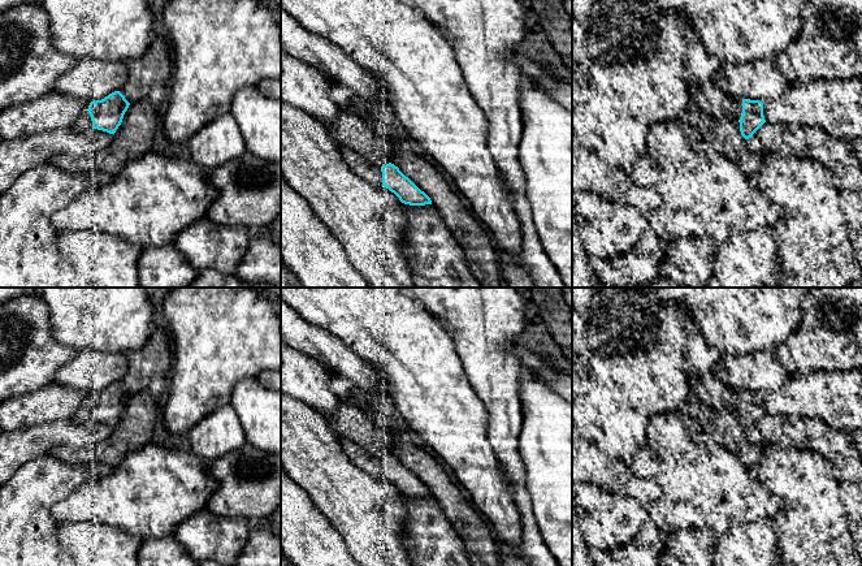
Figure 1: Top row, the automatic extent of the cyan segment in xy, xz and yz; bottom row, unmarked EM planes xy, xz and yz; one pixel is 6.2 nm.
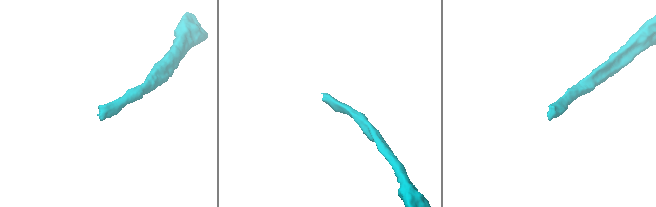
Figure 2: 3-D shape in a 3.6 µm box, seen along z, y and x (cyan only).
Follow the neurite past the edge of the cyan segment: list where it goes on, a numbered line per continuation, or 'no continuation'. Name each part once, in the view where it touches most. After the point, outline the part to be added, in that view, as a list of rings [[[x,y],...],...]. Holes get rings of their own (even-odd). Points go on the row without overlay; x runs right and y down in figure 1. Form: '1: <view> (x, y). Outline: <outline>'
1: xz (369, 463). Outline: [[[339,437],[339,445],[343,453],[351,459],[351,462],[358,468],[360,468],[361,471],[367,472],[373,478],[382,476],[382,463],[380,457],[369,454],[358,444],[345,437]]]

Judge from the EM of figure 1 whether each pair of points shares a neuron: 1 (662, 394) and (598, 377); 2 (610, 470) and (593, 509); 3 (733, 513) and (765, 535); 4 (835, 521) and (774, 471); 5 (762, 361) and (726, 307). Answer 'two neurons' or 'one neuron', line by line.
1: one neuron
2: two neurons
3: two neurons
4: one neuron
5: two neurons

